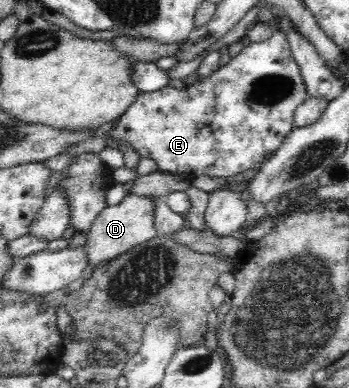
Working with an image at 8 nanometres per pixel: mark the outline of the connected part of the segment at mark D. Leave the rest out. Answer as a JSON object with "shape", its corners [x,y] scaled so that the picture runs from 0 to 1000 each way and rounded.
{"shape":[[[367,497],[355,515],[330,531],[307,531],[266,570],[249,595],[249,621],[238,631],[238,649],[249,665],[249,686],[266,691],[307,680],[335,668],[341,655],[372,647],[404,626],[453,608],[441,585],[441,515],[438,505],[398,505]]]}

